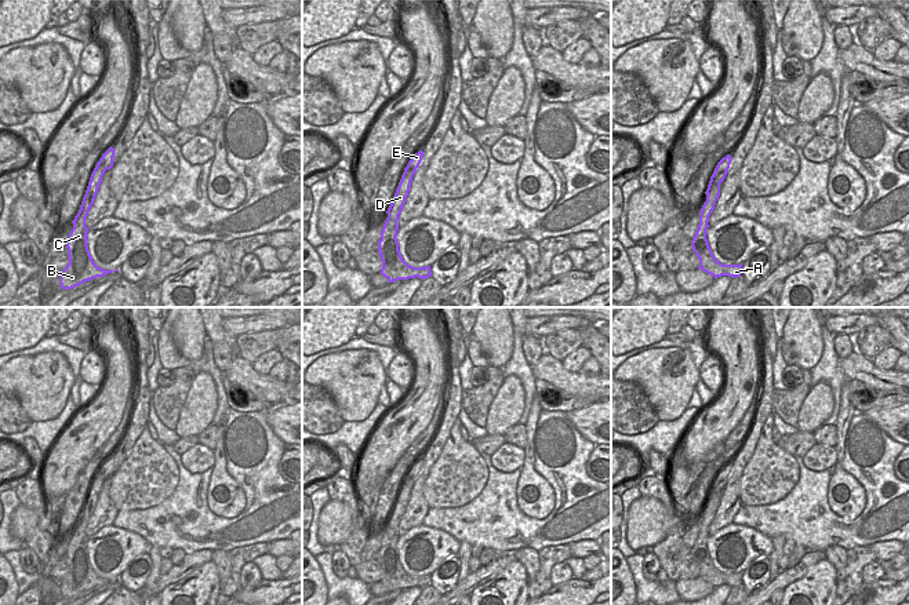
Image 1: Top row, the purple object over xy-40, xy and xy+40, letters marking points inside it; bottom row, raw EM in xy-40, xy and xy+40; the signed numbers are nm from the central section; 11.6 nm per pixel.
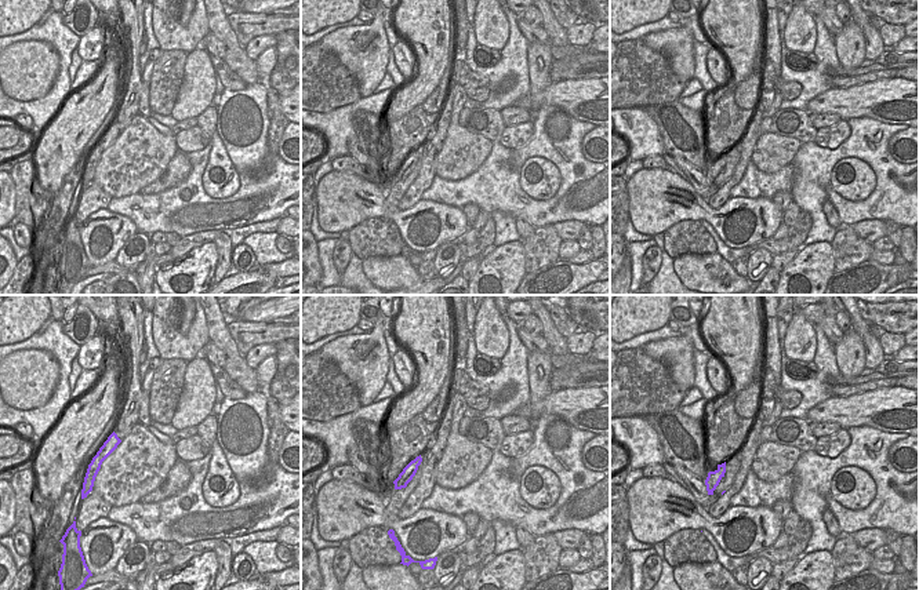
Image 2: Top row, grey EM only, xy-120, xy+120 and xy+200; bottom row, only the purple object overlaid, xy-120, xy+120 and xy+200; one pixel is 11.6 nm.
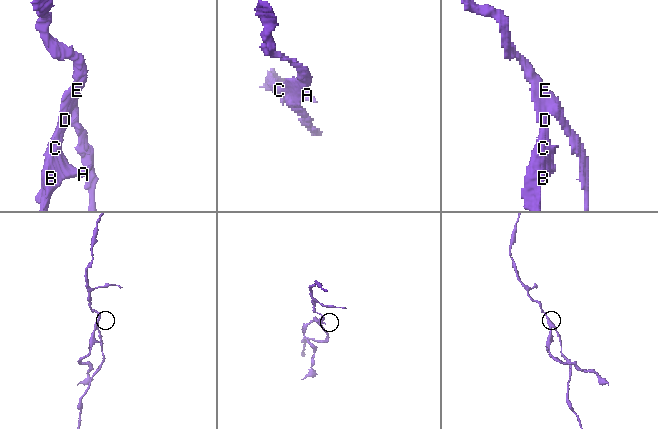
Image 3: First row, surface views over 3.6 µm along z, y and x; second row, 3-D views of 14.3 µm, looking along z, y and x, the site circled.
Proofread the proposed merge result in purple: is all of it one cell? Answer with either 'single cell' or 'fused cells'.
fused cells

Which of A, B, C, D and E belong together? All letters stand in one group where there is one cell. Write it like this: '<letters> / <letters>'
A B C D / E

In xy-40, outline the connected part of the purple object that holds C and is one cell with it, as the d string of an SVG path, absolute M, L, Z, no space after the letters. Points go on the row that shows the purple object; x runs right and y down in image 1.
M98 161L91 174L80 209L72 221L73 229L70 230L66 243L69 263L59 274L59 285L62 289L72 289L92 278L119 271L98 267L94 263L87 245L88 227L86 226L86 218L94 204L105 171L102 163Z

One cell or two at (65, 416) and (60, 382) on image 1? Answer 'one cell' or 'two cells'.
two cells

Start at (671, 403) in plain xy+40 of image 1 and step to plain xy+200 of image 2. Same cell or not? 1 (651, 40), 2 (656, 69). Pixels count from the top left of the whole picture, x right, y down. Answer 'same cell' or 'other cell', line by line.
1: same cell
2: other cell

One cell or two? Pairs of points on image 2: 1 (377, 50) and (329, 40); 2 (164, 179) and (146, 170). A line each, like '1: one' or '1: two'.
1: one
2: two

